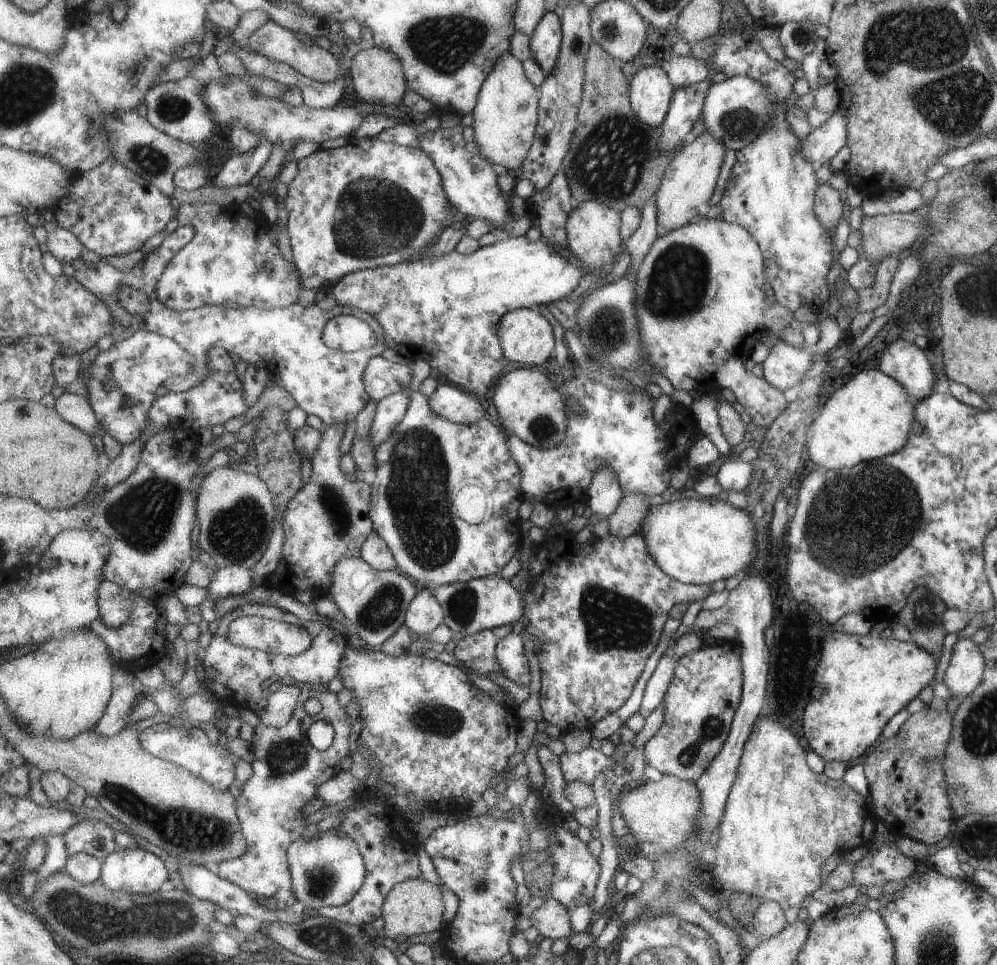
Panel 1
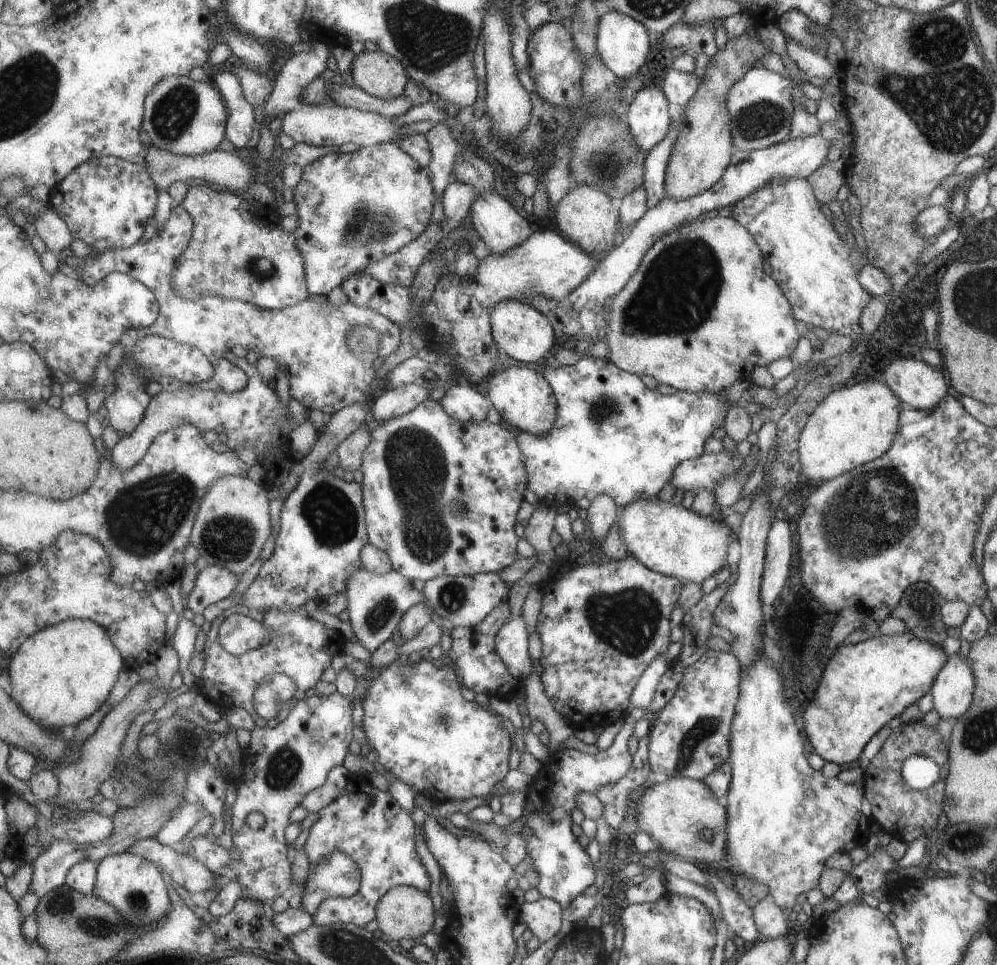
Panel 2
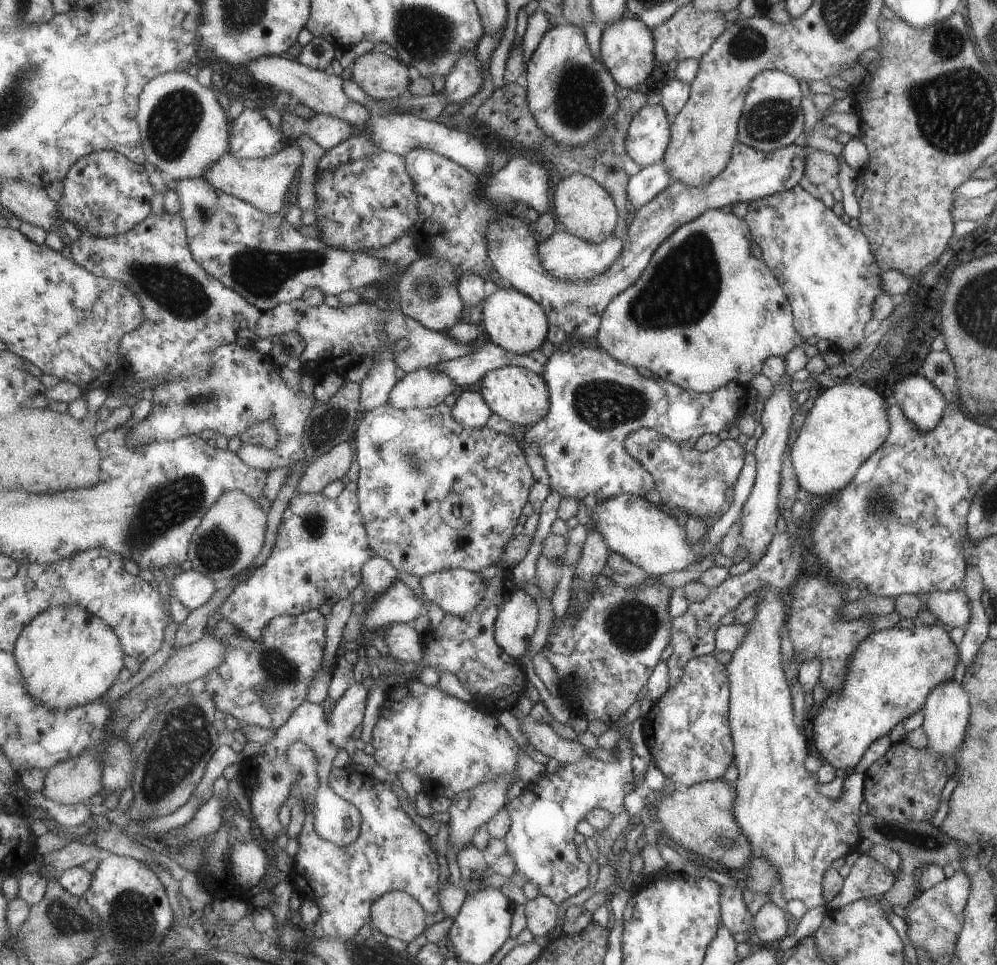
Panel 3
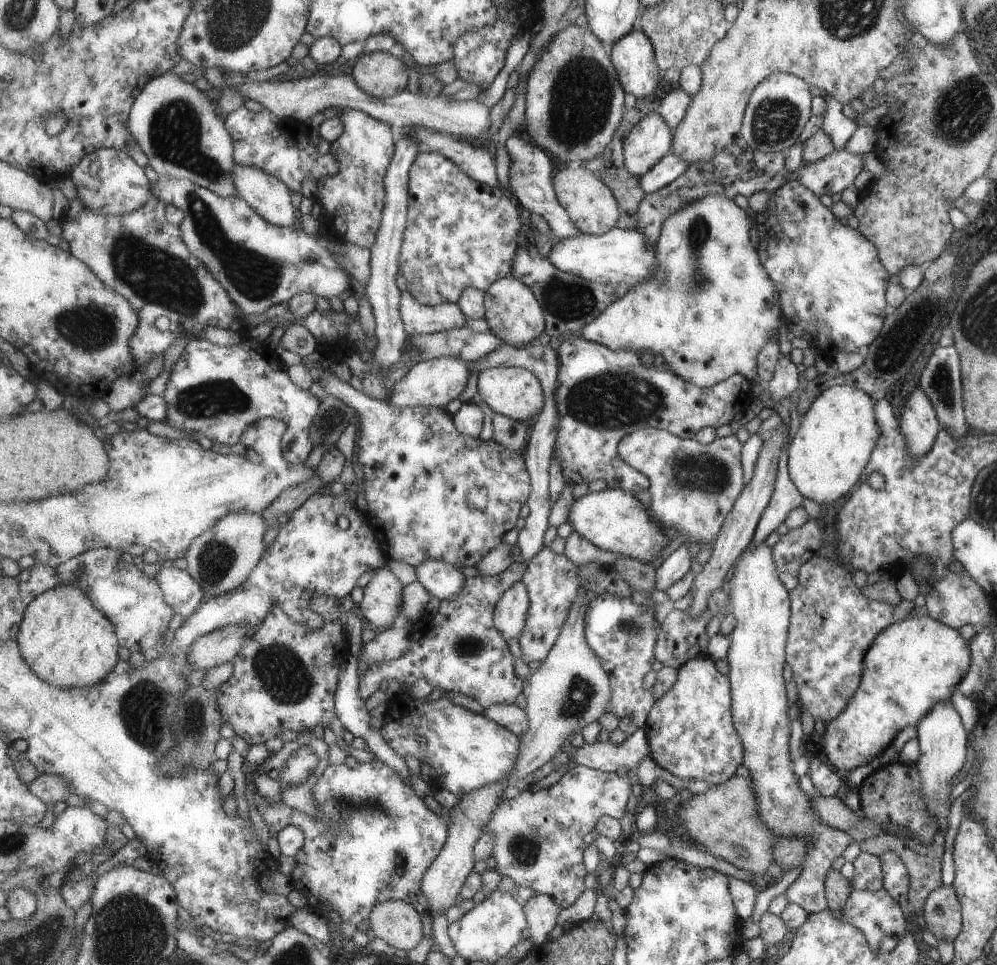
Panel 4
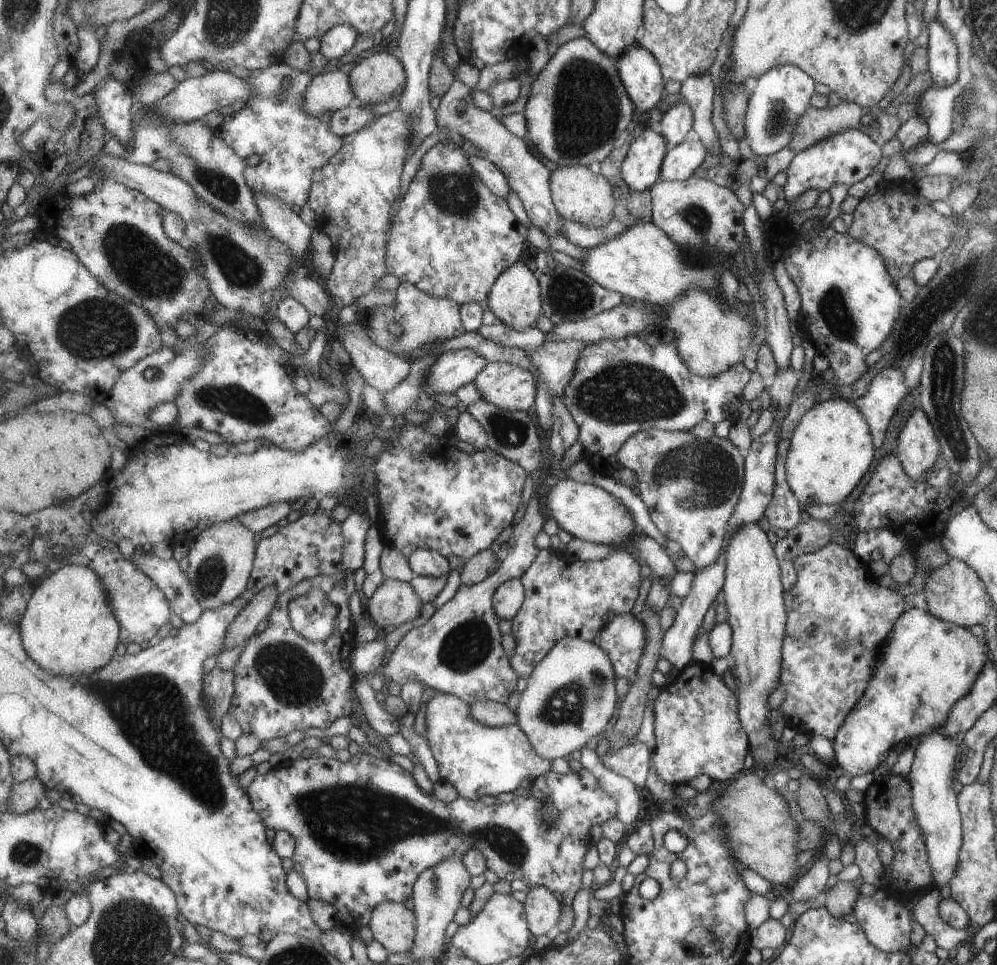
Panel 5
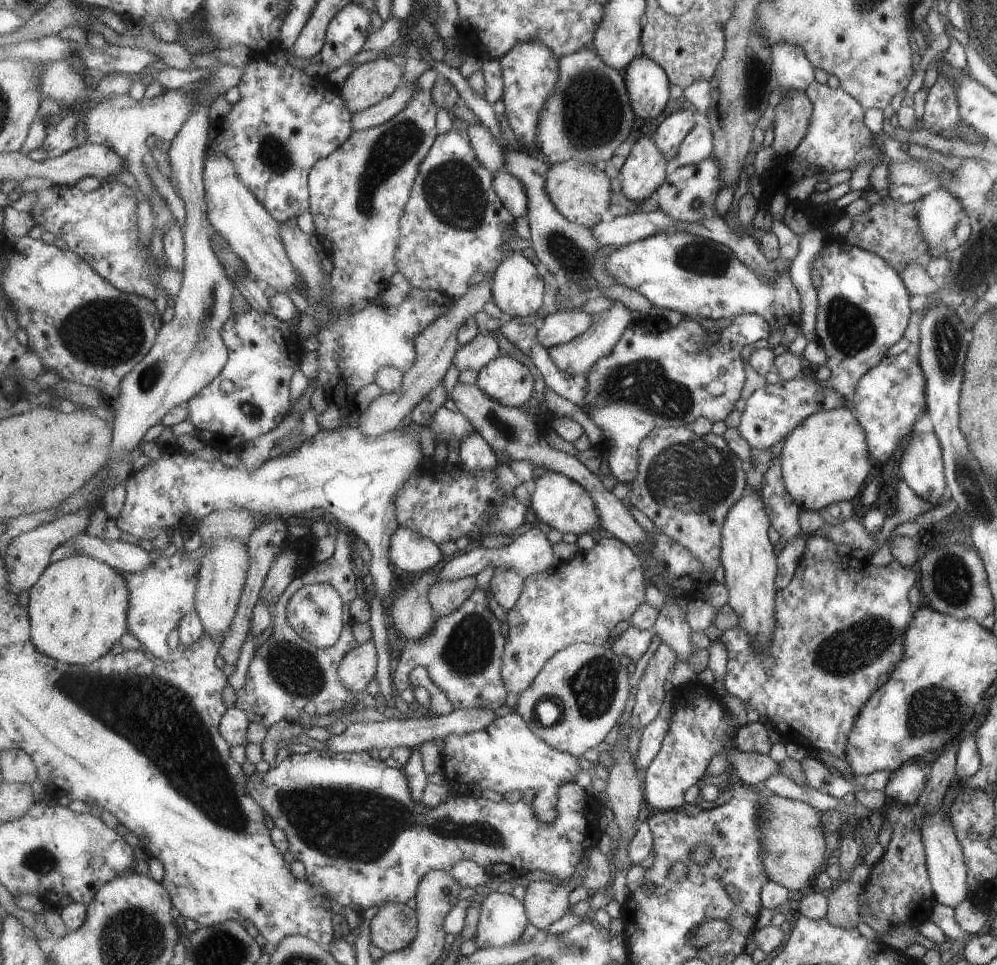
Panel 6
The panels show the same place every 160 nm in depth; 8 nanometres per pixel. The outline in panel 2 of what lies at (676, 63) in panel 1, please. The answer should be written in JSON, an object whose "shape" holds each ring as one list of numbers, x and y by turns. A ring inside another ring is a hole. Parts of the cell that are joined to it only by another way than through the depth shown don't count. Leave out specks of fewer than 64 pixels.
{"shape":[[671,69,664,78,662,89,670,105,675,109,680,109,696,96,701,80,697,74,691,72,679,72]]}

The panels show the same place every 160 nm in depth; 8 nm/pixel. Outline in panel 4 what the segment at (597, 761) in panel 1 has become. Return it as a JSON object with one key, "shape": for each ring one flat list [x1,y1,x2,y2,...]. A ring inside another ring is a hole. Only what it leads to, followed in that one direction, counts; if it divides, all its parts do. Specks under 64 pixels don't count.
{"shape":[[576,765,568,769,559,781,550,787,532,792,529,788,514,799,505,799,485,832,496,836,494,858,497,860,497,870,504,877,511,877,517,886,527,886,533,893,543,893,556,899,562,909,570,907,588,889,585,886,585,876,588,870,585,866,584,852,588,847,585,834,596,828,596,823,602,816,611,814,616,819,622,819,627,813,627,802,633,790,632,775,619,776,617,772,603,772,585,765]]}

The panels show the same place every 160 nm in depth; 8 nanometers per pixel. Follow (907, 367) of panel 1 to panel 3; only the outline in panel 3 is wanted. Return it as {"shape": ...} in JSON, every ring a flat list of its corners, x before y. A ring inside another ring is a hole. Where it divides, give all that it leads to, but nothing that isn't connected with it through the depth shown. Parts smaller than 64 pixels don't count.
{"shape":[[909,375,903,378,893,386,893,394,889,394,892,403,900,406,905,418,909,419,910,423,913,423,916,429,920,432,926,432,931,430,939,424,939,418,941,418,941,412,945,408,945,397,941,394,941,391,933,386,929,379,924,376]]}

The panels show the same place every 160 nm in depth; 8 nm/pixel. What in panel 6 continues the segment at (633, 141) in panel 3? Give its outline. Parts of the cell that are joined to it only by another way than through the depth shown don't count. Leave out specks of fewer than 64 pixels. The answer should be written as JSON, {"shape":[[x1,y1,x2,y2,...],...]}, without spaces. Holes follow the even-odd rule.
{"shape":[[653,136,639,139,622,168,625,194,636,201,651,197,669,176,667,161]]}

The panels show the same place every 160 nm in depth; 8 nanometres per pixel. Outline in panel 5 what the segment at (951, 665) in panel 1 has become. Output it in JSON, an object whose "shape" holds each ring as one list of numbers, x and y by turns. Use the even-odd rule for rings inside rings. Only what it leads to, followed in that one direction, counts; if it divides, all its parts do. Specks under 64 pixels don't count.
{"shape":[[943,728,933,729,928,736,916,740,913,746,915,758,912,760,906,779,910,786,911,806,919,828,924,836,932,884,937,890,949,884,955,876,963,840,960,810,957,810,953,792,953,764,957,756,957,744,953,737,946,737]]}

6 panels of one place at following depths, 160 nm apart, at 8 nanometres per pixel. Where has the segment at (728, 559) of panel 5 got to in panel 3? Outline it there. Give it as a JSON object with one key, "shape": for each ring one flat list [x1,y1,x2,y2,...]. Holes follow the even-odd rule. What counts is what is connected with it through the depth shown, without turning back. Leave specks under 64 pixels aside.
{"shape":[[763,586,752,592,756,601,755,616,750,620,747,632,739,646,732,652,728,666,728,721,729,735,734,750,732,764,735,765,737,778,733,783,736,794,732,806,734,822,751,843,751,848,759,849,751,852,754,857,763,856,778,873,779,884,783,900,801,900,806,908,813,908,825,904,823,898,824,873,833,862,833,858,845,857,849,850,857,844,857,825,859,821,858,806,863,800,864,773,848,773,842,783,840,796,829,799,821,795,815,784,813,773,803,768,805,752,805,738,791,722,793,708,791,708,791,696,787,682,783,678,781,666,779,666,779,626,783,624,783,612,785,606,781,602,781,596,775,592,775,588]]}

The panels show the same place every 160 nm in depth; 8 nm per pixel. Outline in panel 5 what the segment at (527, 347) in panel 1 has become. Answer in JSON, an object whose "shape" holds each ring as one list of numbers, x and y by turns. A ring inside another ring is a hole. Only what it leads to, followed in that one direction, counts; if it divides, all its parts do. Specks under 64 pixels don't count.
{"shape":[[517,261,497,278,492,292,489,293,486,306,491,309,491,312,497,318,514,329,524,331,534,327,537,324,537,320,541,318,541,314,544,314,542,288,537,272,529,270,529,266]]}

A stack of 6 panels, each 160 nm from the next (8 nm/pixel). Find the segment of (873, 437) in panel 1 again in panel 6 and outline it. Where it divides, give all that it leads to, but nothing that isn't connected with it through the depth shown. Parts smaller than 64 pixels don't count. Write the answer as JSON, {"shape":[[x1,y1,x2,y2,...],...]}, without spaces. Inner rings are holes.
{"shape":[[845,405,805,417,785,436,779,455,786,491,799,510,818,511,825,505,852,499,871,468,867,447,863,427]]}

